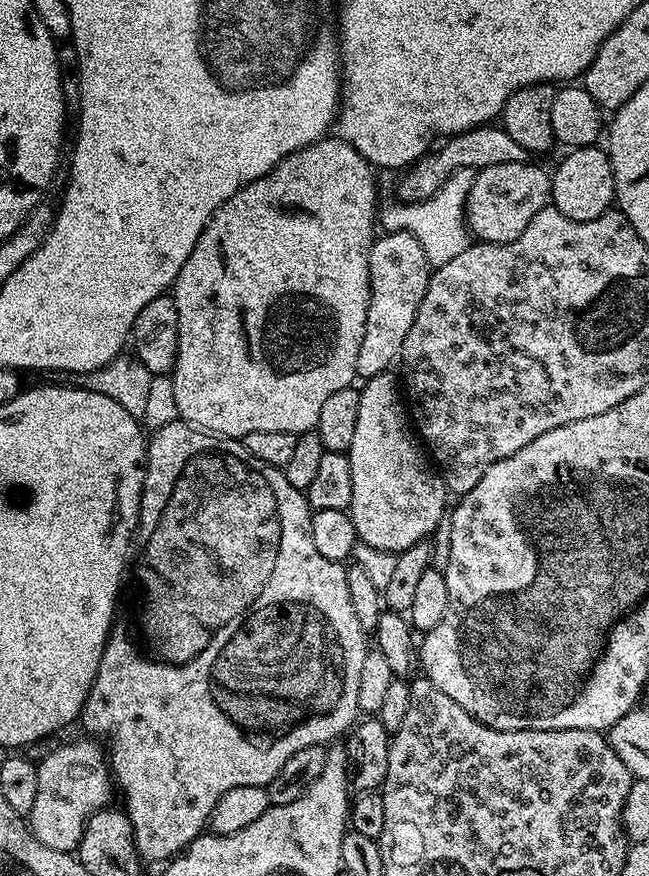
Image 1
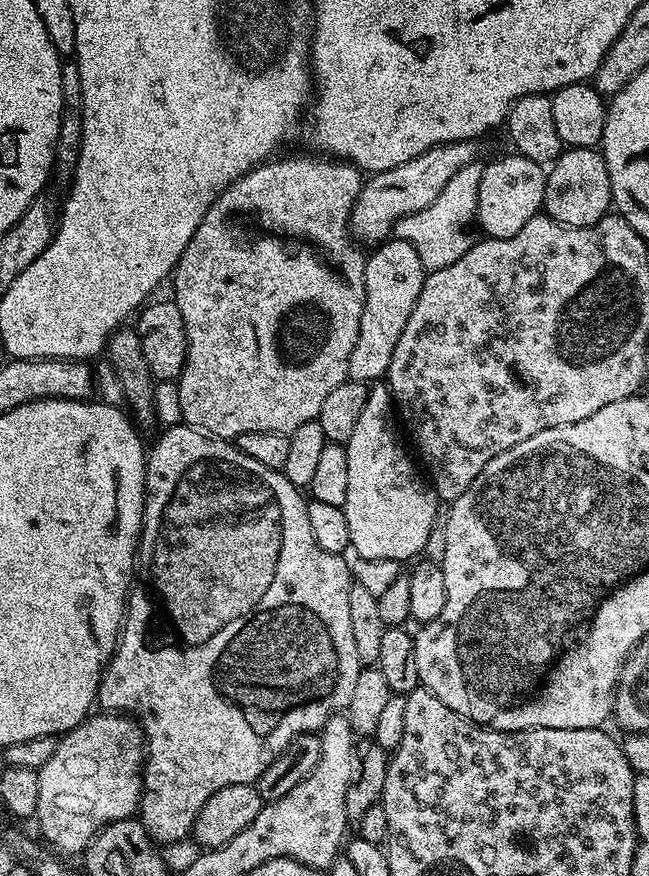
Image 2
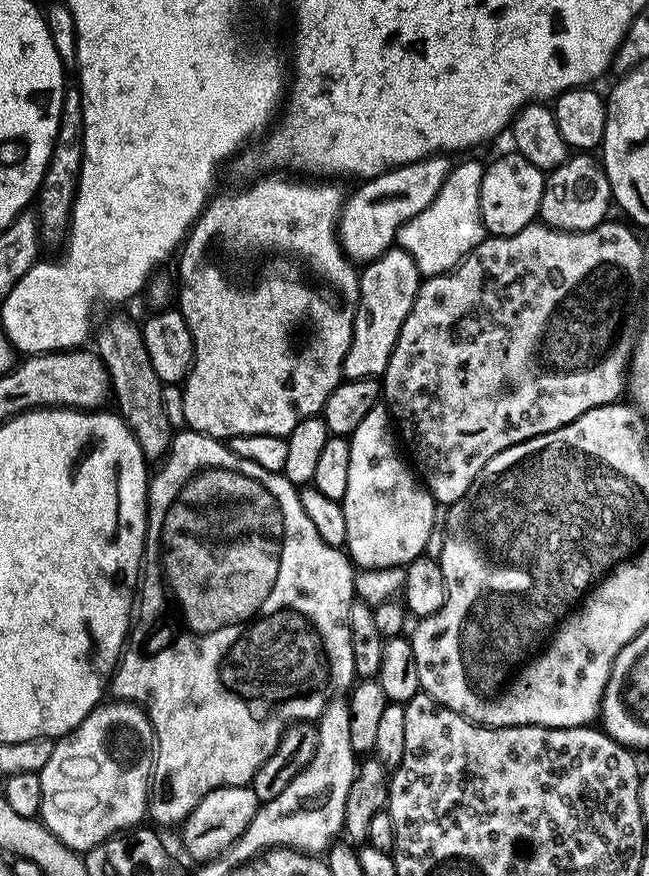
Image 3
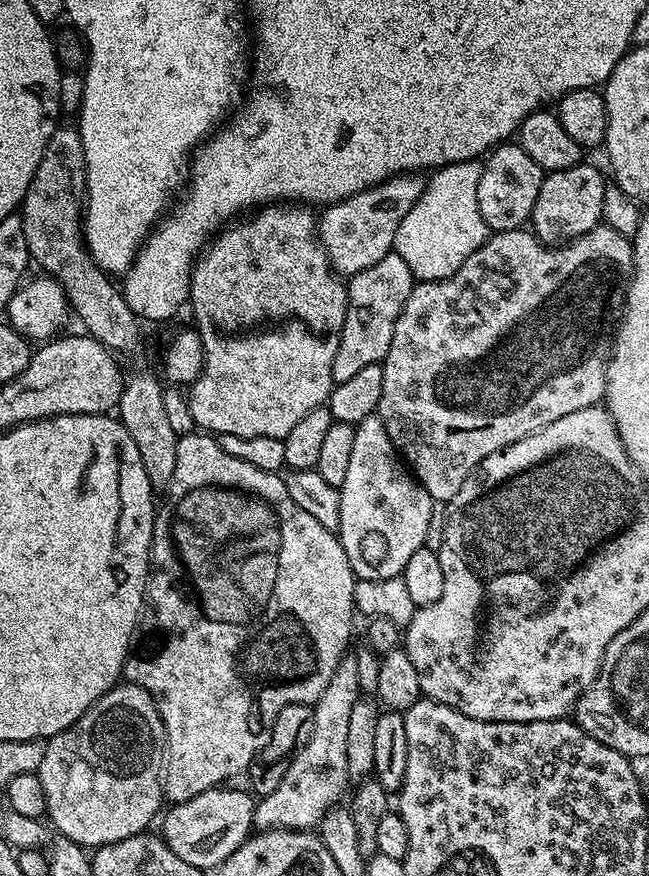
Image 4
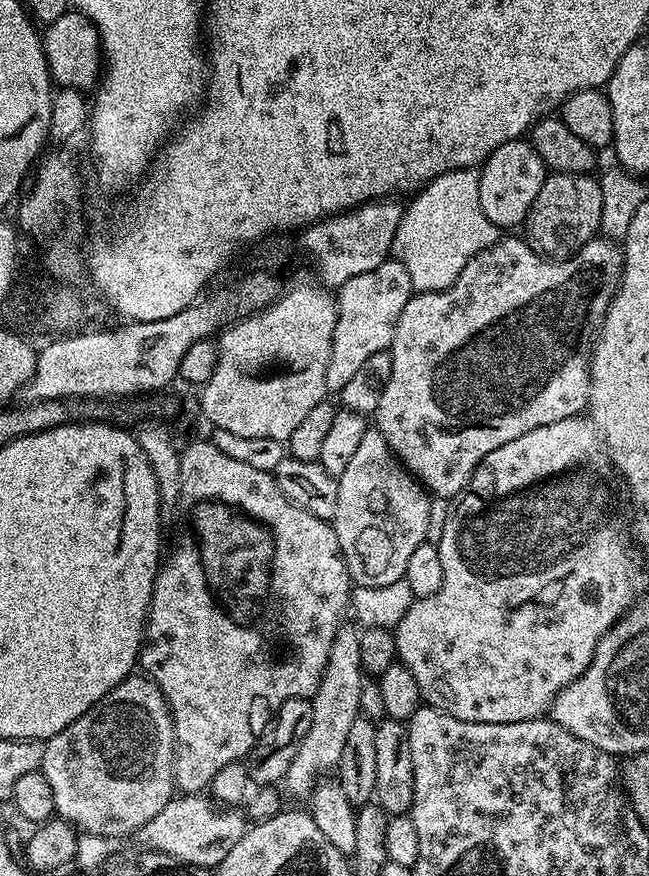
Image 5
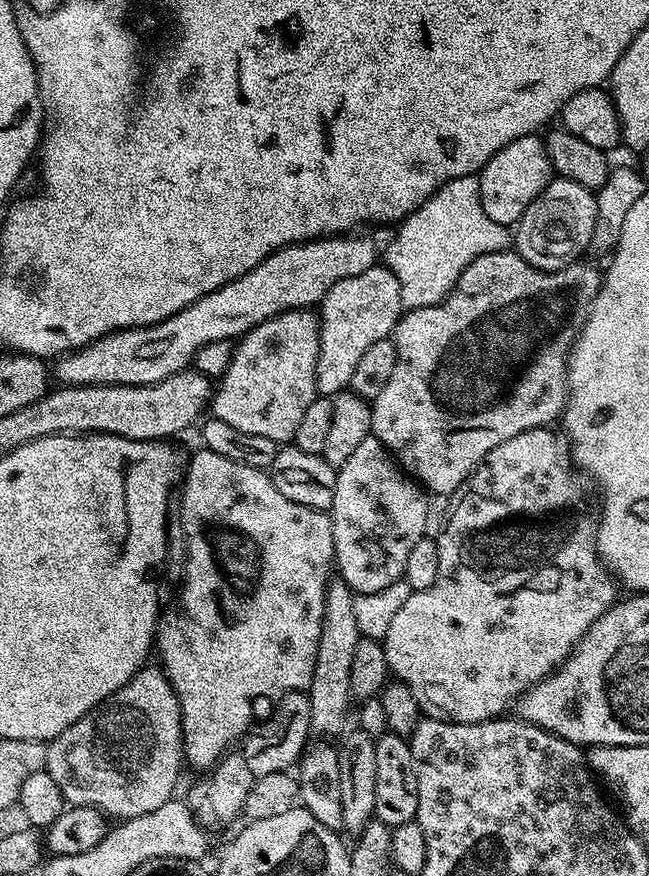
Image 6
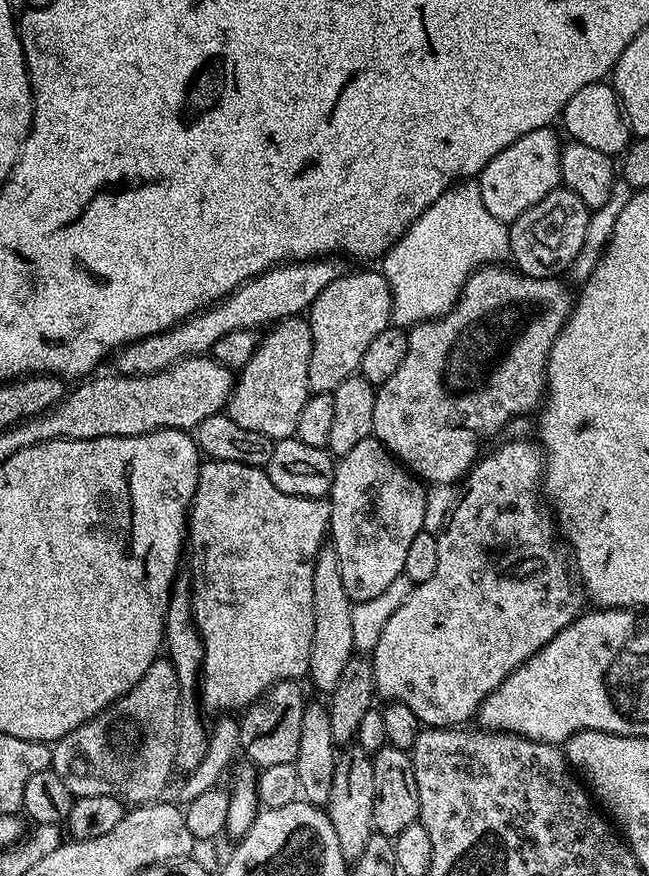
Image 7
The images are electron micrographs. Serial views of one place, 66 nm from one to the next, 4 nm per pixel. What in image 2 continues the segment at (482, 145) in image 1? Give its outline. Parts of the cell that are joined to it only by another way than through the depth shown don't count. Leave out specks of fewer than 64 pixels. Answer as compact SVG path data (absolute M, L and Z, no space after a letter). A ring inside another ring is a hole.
M458 140L455 144L435 144L430 150L426 150L418 158L410 158L410 162L402 162L402 166L394 166L385 172L375 173L371 178L363 181L360 193L356 199L356 205L352 207L352 219L350 232L361 245L376 246L389 239L393 235L396 223L404 216L426 210L442 194L446 182L450 182L467 164L477 163L480 148L476 140Z

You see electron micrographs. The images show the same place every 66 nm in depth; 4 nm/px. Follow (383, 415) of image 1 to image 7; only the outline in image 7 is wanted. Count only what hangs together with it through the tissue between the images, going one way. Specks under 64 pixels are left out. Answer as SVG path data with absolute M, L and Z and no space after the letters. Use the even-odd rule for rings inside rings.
M367 436L362 442L358 442L358 446L354 446L354 450L350 450L350 454L339 457L336 464L336 473L332 479L332 490L330 493L330 503L332 505L332 523L330 525L330 536L334 541L334 547L338 558L342 562L342 582L346 586L346 594L353 602L365 601L377 598L378 594L382 594L386 590L386 586L390 586L396 578L402 575L406 566L406 553L410 551L410 542L414 542L414 538L418 538L418 534L425 531L426 524L424 519L428 516L428 496L424 493L425 485L421 483L417 477L413 476L387 448L384 447L382 441L376 439L375 436Z

